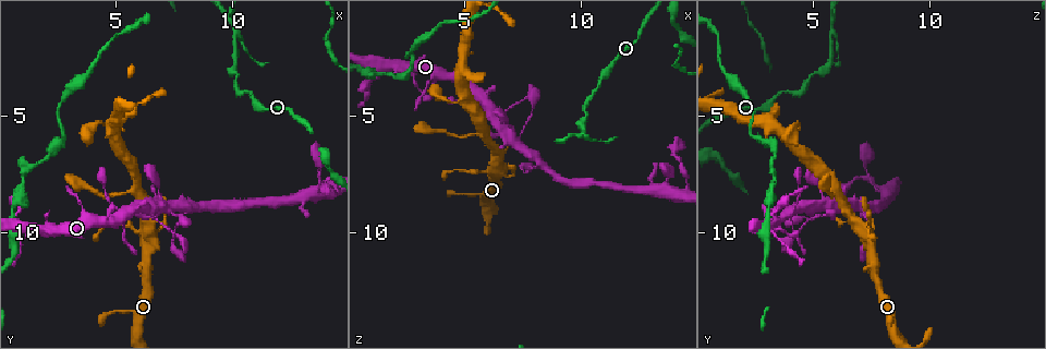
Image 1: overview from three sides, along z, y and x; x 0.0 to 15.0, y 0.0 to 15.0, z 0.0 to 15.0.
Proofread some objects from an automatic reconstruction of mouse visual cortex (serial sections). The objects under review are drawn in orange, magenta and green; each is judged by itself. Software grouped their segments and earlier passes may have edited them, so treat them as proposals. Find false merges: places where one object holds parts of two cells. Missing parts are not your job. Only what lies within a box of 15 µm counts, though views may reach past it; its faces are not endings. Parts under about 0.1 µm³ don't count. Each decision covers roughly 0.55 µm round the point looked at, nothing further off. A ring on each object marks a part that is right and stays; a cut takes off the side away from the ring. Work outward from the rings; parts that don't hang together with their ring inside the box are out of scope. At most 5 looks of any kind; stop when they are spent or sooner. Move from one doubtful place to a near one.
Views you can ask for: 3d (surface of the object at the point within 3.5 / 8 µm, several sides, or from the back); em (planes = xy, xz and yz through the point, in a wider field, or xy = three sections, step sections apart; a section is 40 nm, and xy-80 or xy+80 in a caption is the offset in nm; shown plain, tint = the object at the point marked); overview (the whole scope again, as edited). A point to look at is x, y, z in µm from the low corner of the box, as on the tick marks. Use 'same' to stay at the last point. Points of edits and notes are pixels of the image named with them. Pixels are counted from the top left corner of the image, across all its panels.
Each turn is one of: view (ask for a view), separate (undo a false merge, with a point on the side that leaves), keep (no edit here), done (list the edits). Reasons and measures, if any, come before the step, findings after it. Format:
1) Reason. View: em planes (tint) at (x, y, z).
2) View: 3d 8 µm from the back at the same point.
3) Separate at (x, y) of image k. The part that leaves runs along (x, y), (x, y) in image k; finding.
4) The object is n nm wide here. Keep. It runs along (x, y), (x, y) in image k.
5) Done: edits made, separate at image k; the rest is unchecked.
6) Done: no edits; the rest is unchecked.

Abrupt turn. View: 3d 8 µm at (6.8, 8.8, 5.8).

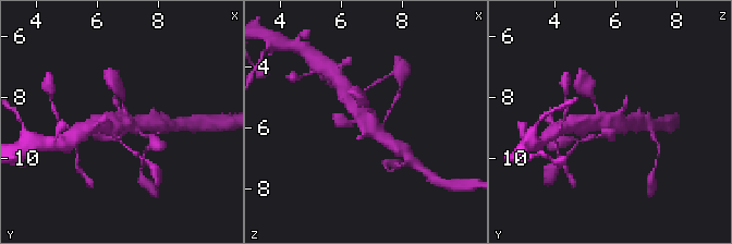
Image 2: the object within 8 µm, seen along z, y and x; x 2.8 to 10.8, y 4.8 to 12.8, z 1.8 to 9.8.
Now the EM. View: em xy step 2 (tint) at (6.8, 8.8, 5.8).

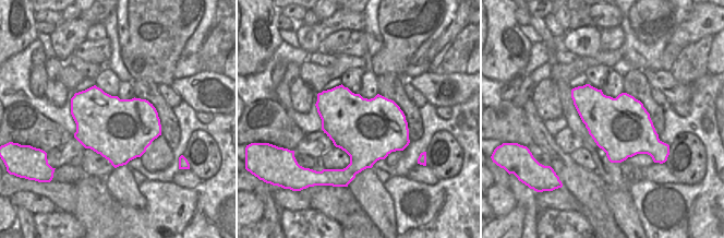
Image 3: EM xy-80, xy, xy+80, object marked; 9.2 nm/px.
Keep. It runs along (351, 95), (374, 131), (390, 143) in image 2; continuous, no second cell.

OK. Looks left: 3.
Abrupt turn. View: 3d 8 µm from the back at (10.2, 4.0, 4.5).

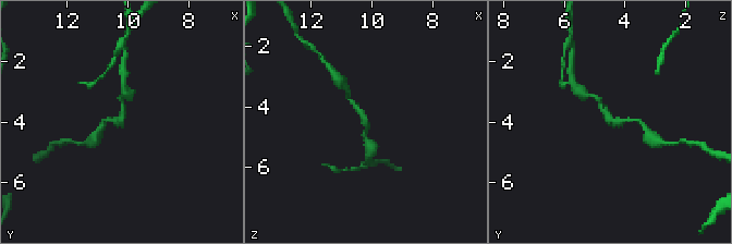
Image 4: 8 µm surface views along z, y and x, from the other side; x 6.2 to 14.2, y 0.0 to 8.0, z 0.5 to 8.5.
Need the tissue. View: em xy step 3 (tint) at (10.2, 4.0, 4.5).

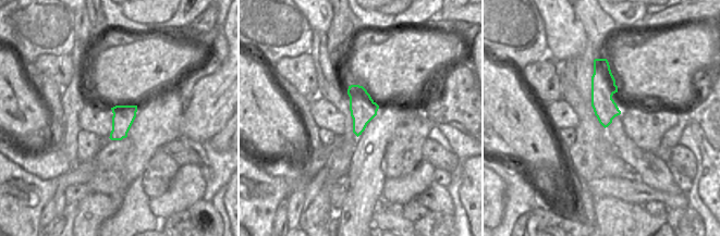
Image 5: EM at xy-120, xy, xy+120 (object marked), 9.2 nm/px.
Keep. It runs along (636, 120), (611, 122), (593, 96) in image 4; one cell here.

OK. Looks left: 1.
Done: no edits; the rest is unchecked.

